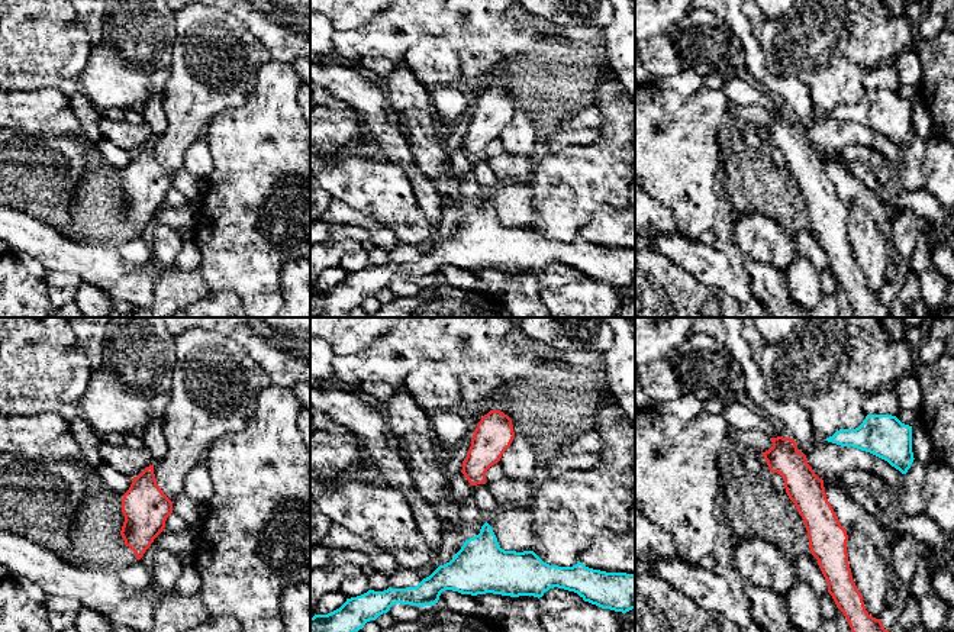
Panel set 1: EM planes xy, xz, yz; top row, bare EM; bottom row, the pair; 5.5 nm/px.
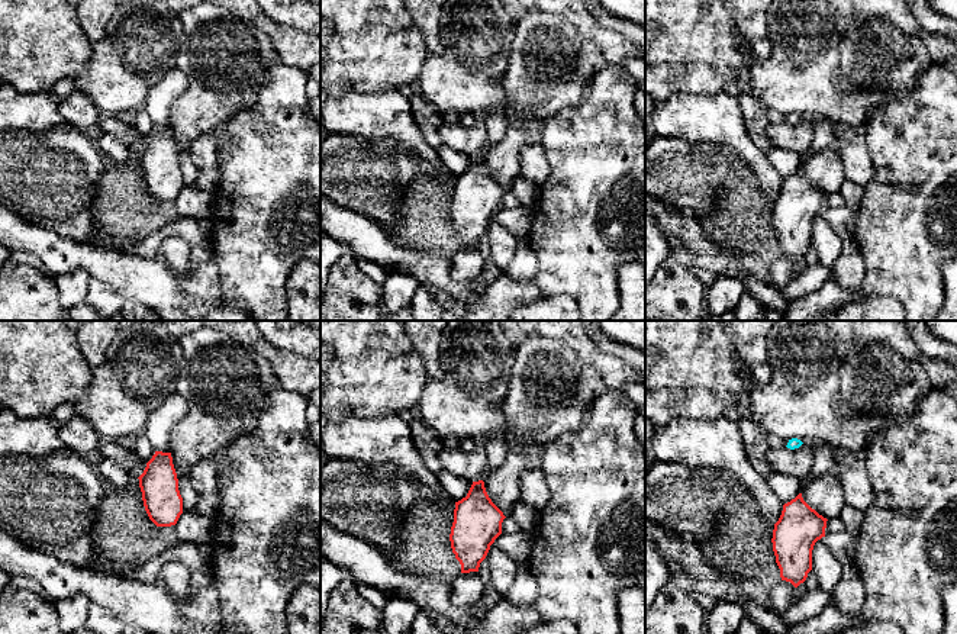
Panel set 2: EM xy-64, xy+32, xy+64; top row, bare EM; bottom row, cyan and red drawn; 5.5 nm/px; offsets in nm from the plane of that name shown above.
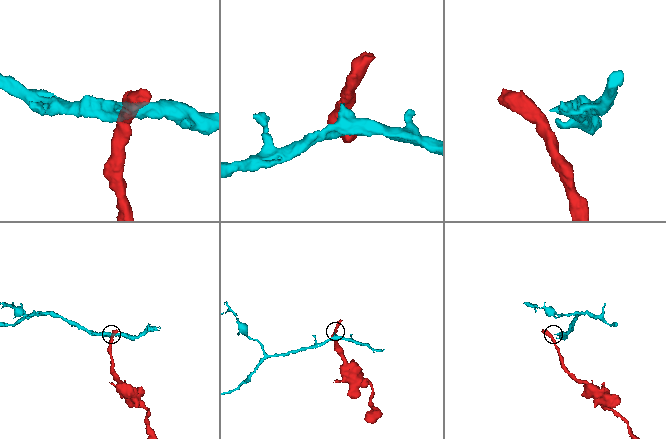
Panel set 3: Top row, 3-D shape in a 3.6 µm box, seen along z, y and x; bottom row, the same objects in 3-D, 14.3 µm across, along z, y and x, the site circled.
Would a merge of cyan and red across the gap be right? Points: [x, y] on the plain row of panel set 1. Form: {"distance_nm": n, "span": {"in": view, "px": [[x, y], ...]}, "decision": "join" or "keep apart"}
{"distance_nm": 140, "span": {"in": "yz", "px": [[825, 115], [805, 131]]}, "decision": "keep apart"}

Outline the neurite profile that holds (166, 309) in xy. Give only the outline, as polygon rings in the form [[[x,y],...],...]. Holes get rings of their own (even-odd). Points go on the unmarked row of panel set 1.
[[[162,270],[157,281],[154,297],[159,300],[152,307],[135,307],[133,317],[171,317],[177,309],[193,304],[209,294],[206,281],[199,270]]]

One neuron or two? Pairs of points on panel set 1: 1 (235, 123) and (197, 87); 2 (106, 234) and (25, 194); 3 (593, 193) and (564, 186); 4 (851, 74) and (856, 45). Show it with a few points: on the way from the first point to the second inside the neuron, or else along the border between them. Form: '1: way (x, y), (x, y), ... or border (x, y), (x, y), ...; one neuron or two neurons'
1: border (251, 92), (241, 105), (218, 113), (202, 136); two neurons
2: way (86, 213), (45, 194); one neuron
3: way (586, 186), (571, 186); one neuron
4: border (848, 29), (847, 55), (857, 64); two neurons

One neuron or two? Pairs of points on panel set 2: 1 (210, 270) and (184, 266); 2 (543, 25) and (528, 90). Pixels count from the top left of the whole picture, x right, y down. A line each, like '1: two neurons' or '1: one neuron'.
1: two neurons
2: one neuron

